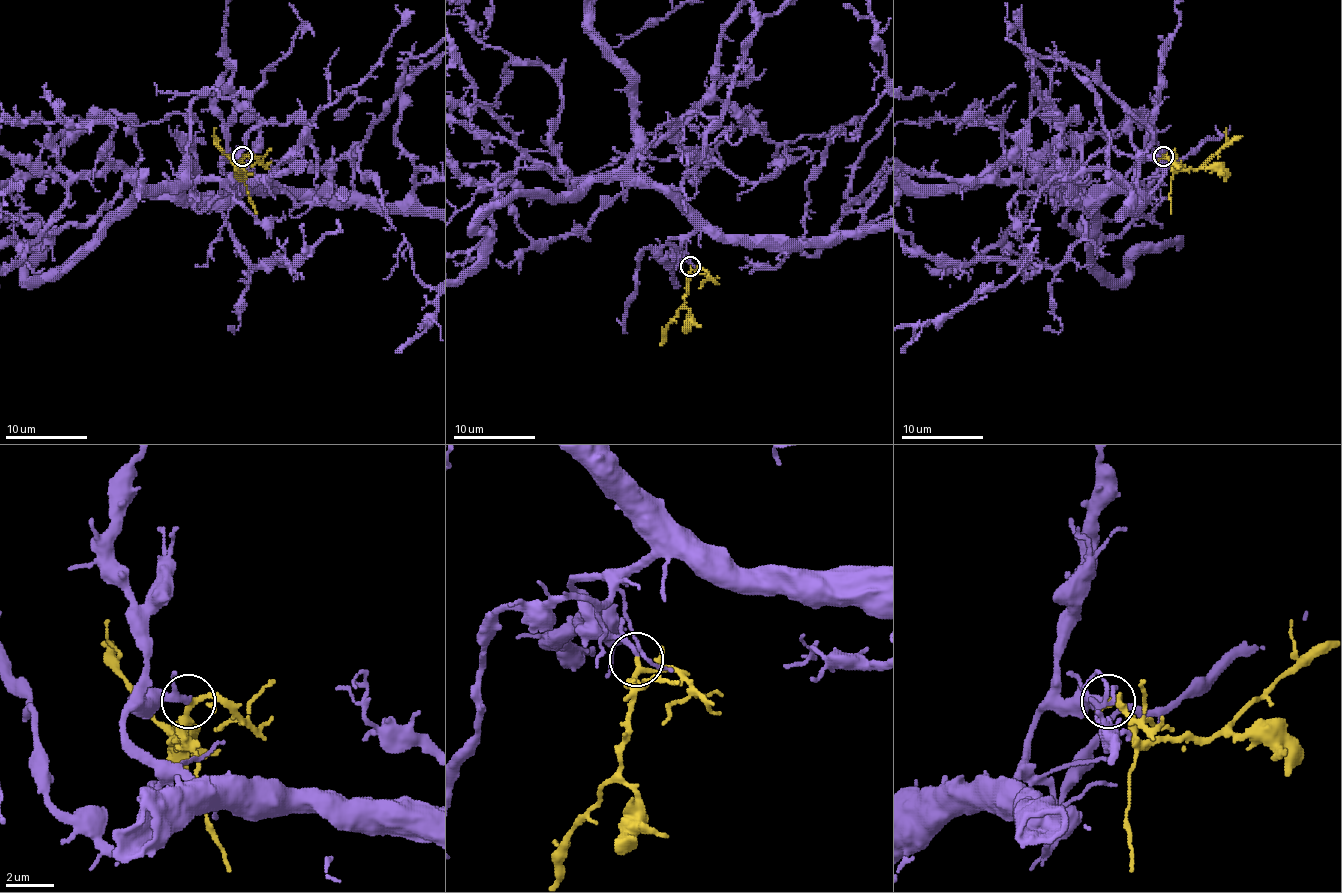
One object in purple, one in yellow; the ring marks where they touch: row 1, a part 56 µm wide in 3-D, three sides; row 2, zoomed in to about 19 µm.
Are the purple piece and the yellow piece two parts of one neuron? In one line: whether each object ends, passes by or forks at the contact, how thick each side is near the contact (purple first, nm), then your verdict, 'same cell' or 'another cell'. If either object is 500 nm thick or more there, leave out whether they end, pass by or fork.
purple passes by; yellow passes by; 190 nm thick on the purple side, 220 nm on the other; same cell

